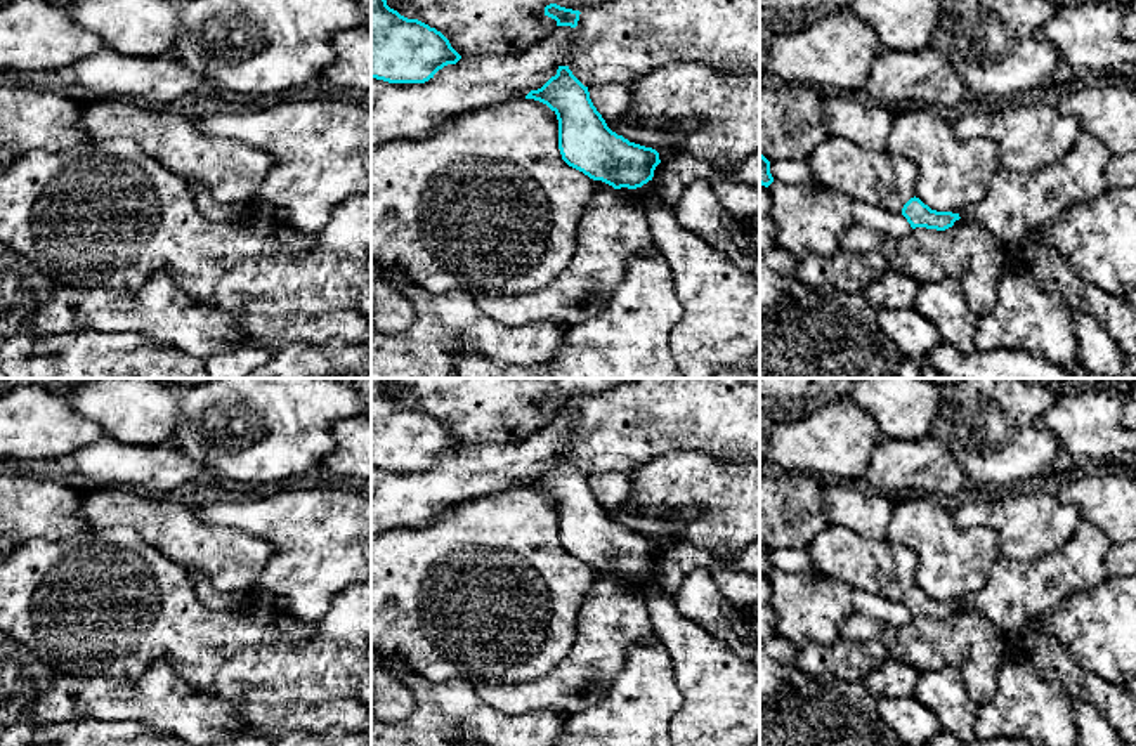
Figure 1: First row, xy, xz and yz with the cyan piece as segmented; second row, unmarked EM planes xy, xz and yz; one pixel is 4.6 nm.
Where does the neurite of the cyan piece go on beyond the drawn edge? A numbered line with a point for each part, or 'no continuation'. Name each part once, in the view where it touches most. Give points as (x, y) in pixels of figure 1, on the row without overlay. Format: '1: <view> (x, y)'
no continuation

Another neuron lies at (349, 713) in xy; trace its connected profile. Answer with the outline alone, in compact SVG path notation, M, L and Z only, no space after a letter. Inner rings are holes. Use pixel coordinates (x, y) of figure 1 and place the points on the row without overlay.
M338 697L321 704L255 706L246 703L238 718L245 734L276 739L286 732L319 734L333 727L364 732L371 725L371 710L356 697Z

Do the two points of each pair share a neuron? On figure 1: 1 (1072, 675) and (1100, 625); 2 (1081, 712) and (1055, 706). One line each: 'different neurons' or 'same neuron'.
1: different neurons
2: different neurons

